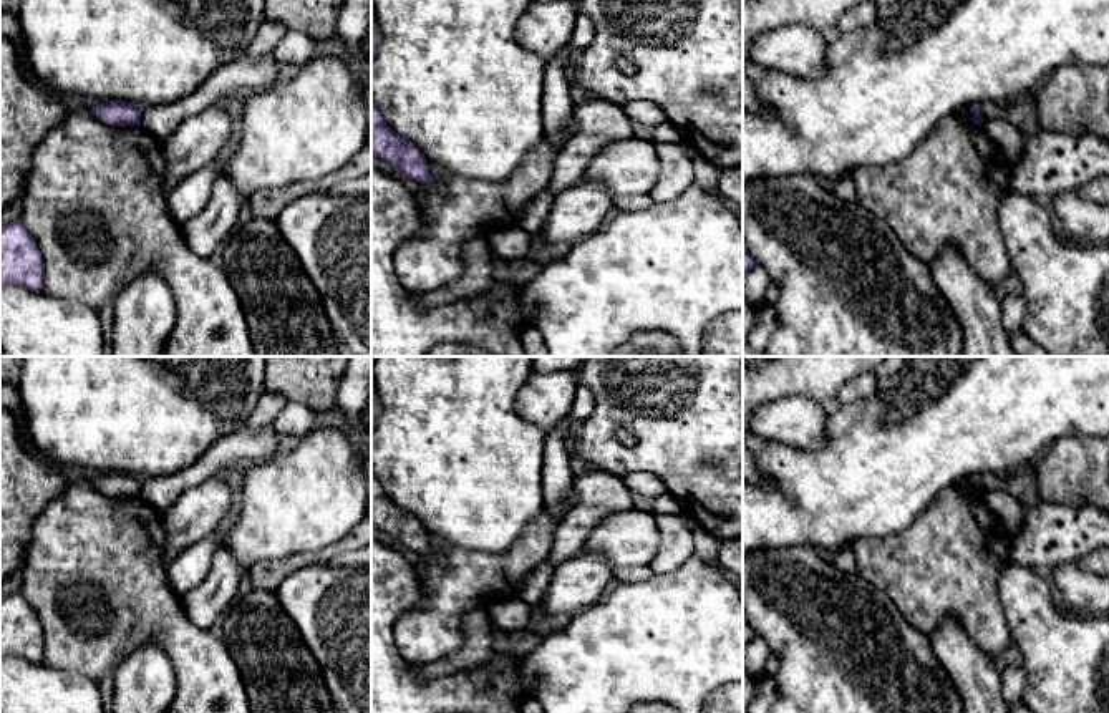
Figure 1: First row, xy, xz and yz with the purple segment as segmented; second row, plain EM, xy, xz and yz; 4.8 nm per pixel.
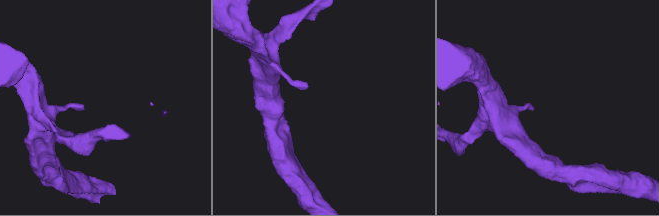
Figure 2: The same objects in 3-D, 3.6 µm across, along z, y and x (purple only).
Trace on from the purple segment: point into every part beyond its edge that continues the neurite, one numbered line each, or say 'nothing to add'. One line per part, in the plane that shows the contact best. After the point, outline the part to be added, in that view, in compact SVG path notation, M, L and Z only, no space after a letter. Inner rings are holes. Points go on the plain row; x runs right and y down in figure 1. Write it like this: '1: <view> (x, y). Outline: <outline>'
nothing to add

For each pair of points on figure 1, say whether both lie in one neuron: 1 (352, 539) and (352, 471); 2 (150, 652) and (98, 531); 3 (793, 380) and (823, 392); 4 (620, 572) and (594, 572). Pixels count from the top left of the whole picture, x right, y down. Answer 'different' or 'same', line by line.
1: different
2: different
3: same
4: different

